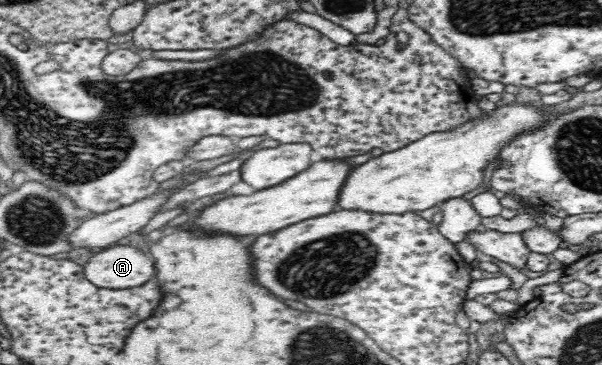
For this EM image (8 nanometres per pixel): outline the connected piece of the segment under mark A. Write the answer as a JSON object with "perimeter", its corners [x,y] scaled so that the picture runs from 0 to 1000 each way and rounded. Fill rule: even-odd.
{"perimeter":[[[196,671],[184,679],[176,677],[154,696],[138,729],[138,751],[159,786],[204,795],[234,784],[254,764],[257,737],[254,704],[238,693],[236,679]]]}

